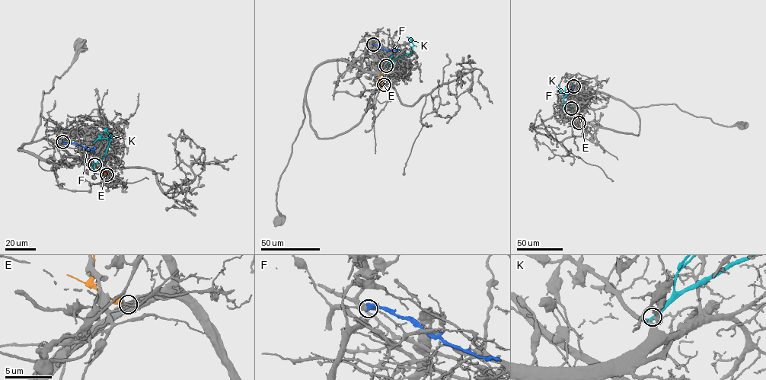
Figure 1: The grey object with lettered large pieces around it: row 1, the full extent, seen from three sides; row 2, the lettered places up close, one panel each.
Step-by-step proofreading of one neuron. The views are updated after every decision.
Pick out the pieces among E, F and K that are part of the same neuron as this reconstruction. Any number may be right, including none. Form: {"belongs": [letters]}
{"belongs": []}

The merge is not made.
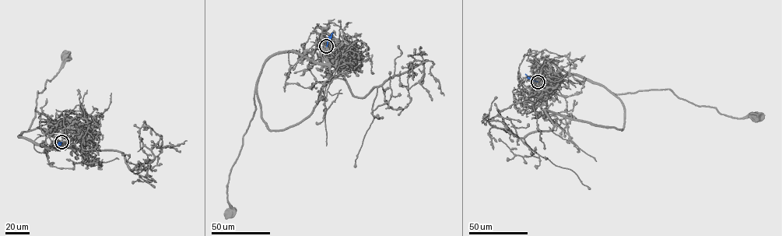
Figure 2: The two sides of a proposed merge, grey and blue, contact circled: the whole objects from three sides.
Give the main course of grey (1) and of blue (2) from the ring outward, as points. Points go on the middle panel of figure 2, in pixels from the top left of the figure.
1: (326, 46), (320, 42), (303, 54), (278, 51), (264, 64), (254, 93), (254, 117), (227, 184), (229, 213)
2: (326, 46), (332, 33)

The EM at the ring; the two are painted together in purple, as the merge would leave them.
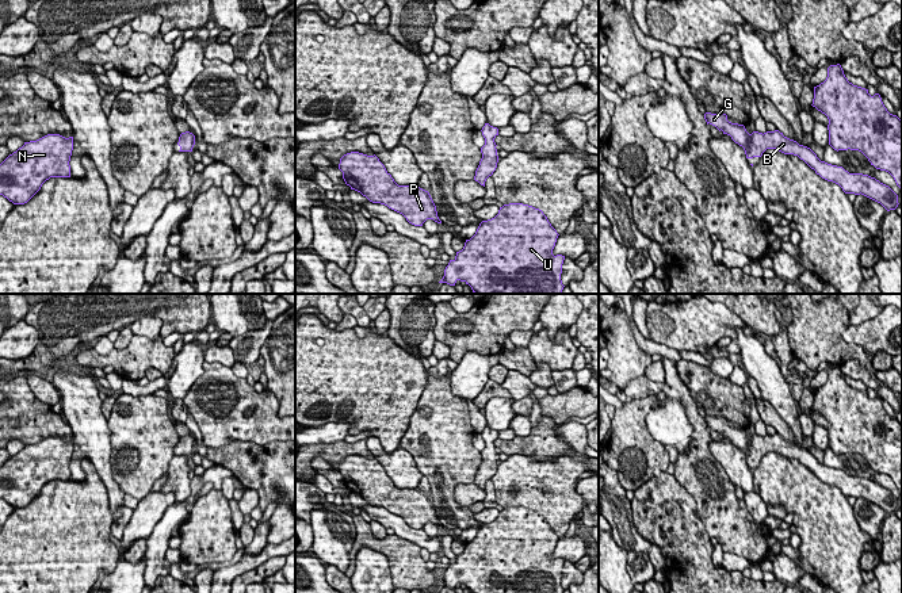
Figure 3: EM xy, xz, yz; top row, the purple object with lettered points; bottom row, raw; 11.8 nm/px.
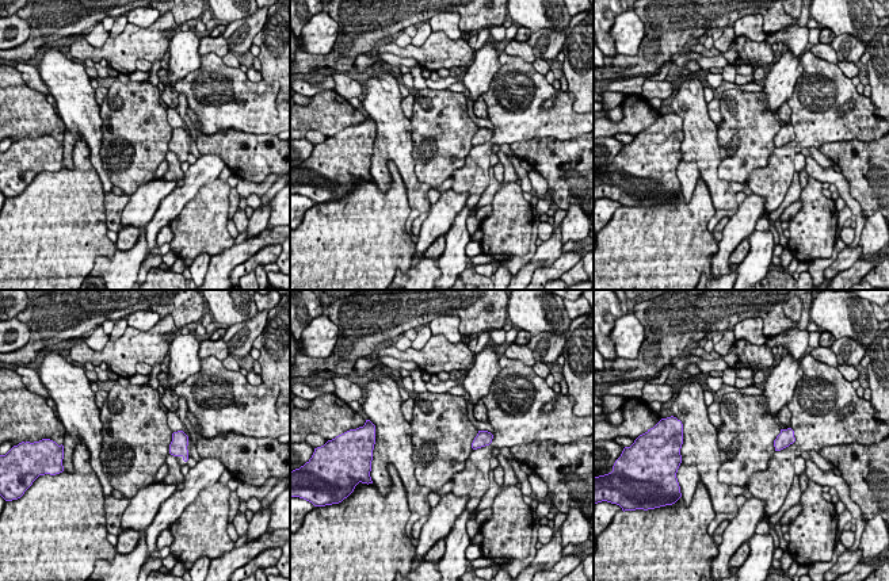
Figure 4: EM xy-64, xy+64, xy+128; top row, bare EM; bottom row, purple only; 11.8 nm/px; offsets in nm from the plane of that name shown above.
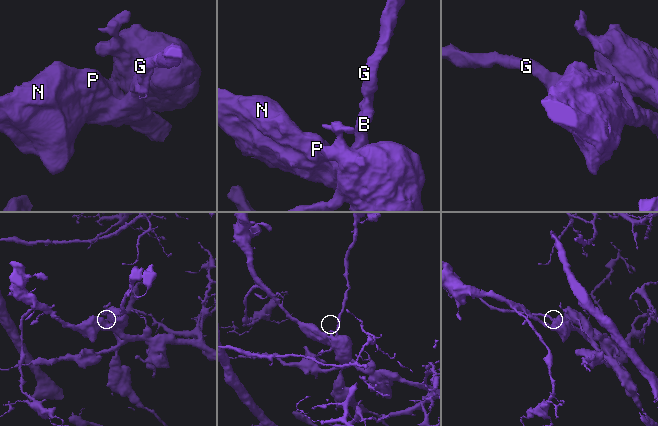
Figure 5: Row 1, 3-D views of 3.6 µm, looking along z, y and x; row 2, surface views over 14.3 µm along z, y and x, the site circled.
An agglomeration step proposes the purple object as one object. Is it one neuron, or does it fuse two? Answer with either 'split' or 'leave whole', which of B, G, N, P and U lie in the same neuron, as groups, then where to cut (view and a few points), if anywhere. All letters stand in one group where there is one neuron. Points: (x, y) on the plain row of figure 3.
leave whole | B G N P U | no cut

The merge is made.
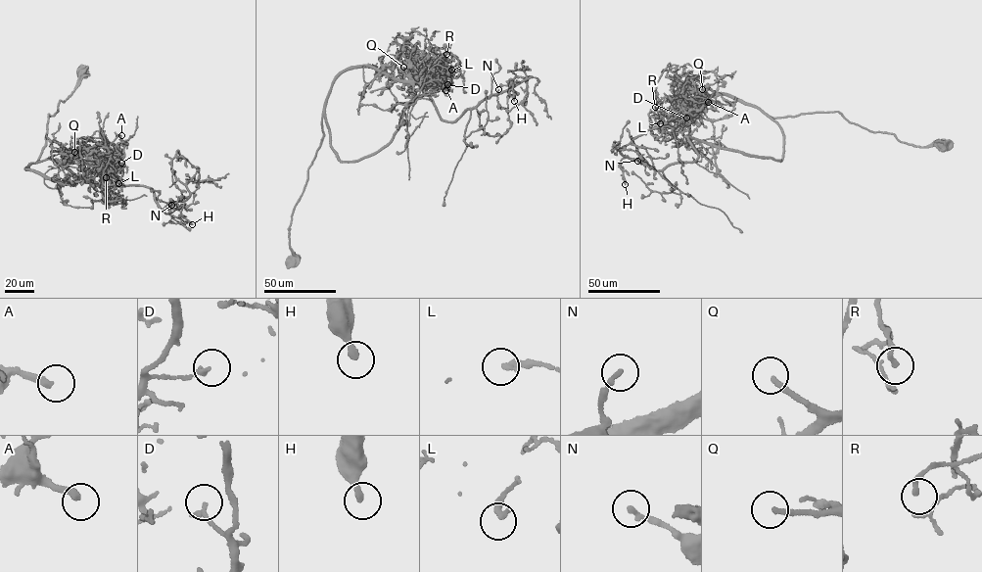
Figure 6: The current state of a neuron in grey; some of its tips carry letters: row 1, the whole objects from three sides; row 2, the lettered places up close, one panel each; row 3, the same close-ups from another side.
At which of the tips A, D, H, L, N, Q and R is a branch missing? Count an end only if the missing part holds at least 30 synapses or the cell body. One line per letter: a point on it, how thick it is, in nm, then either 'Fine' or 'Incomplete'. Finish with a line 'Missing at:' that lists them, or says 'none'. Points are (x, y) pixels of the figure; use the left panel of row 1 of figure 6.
A: Place: (121, 135). Thickness 280 nm. Fine
D: Place: (121, 163). Thickness 190 nm. Fine
H: Place: (192, 224). Thickness 280 nm. Incomplete
L: Place: (118, 183). Thickness 280 nm. Fine
N: Place: (171, 205). Thickness 180 nm. Fine
Q: Place: (74, 152). Thickness 200 nm. Incomplete
R: Place: (106, 177). Thickness 180 nm. Fine
Missing at: H, Q

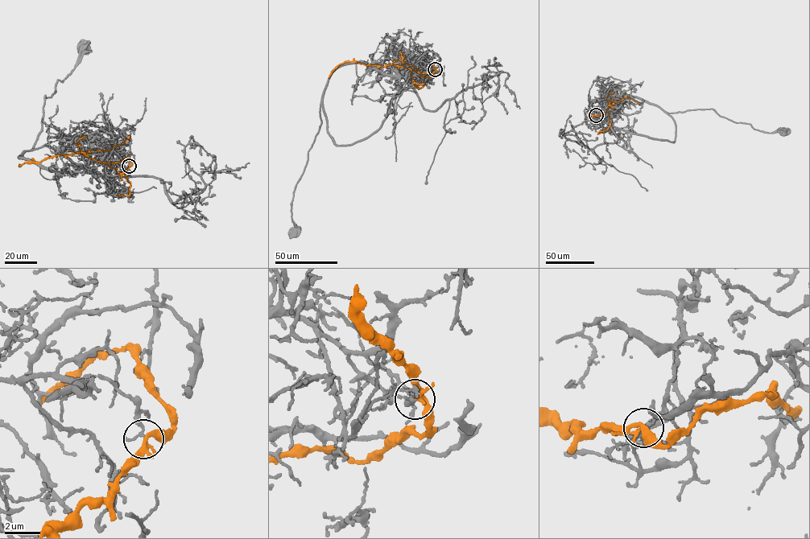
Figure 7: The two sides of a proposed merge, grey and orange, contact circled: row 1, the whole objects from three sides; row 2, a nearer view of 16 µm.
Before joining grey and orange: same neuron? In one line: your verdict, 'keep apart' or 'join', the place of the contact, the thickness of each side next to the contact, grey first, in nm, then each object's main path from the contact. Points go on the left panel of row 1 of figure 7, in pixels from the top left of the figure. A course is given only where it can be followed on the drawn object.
keep apart; at (129, 166); 140 nm thick on the grey side, 200 nm on the other; grey runs (130, 166), (115, 160), (100, 174), (55, 170), (19, 158), (41, 131), (44, 96), (55, 92), (83, 48); orange runs (130, 166), (131, 164), (126, 157), (119, 162), (101, 162), (74, 152), (51, 156), (19, 166), (19, 164)

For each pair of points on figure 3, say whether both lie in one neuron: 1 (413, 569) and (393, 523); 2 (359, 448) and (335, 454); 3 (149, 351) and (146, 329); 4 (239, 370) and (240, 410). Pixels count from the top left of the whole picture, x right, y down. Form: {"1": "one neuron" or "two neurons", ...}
{"1": "two neurons", "2": "one neuron", "3": "two neurons", "4": "two neurons"}

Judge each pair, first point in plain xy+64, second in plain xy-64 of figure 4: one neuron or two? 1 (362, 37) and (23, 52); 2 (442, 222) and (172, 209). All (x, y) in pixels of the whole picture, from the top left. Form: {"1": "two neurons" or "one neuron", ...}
{"1": "one neuron", "2": "two neurons"}

